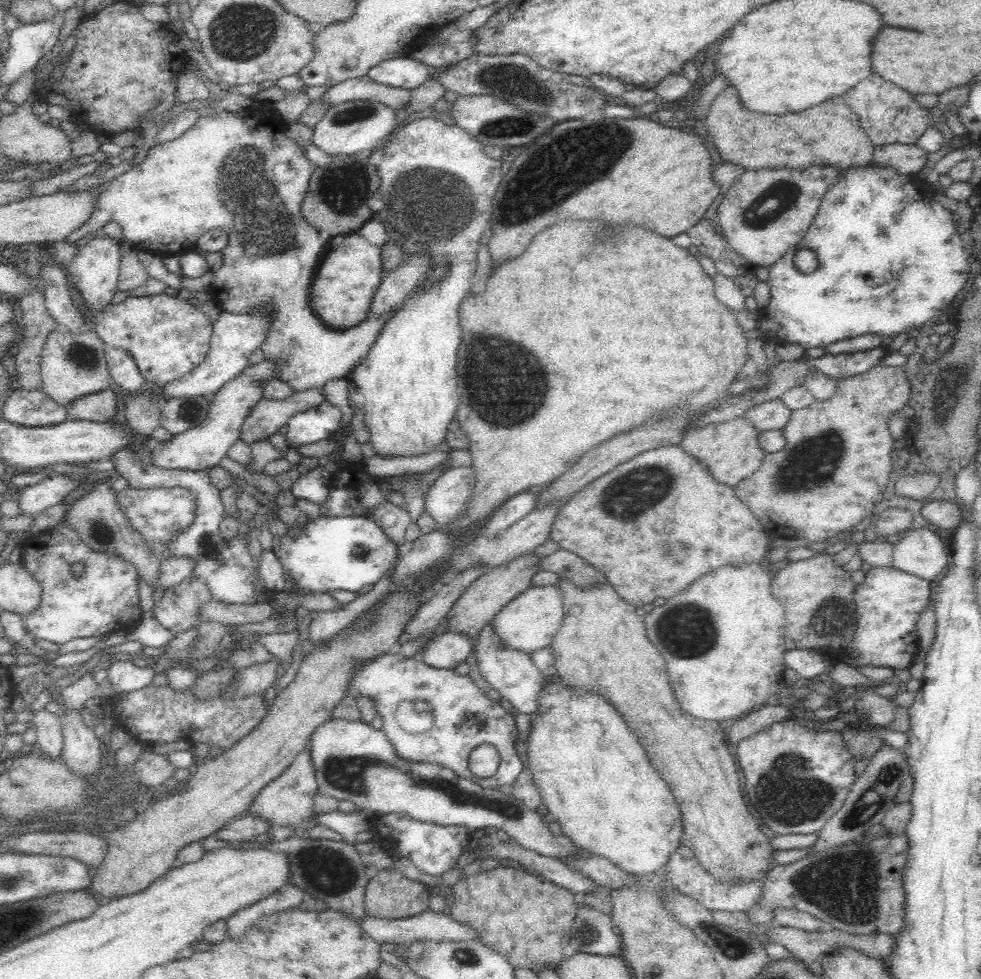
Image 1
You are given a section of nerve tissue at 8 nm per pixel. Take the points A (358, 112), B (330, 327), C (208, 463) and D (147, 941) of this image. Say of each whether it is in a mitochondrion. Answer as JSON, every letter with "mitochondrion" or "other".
{"A":"mitochondrion","B":"other","C":"other","D":"other"}

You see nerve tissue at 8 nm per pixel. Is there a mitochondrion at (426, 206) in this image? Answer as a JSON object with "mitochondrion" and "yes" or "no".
{"mitochondrion":"yes"}

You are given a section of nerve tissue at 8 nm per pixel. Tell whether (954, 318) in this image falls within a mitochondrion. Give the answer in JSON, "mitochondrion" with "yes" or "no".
{"mitochondrion":"no"}

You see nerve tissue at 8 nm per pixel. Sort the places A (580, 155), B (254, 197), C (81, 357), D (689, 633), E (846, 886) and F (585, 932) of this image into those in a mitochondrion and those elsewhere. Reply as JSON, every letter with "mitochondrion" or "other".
{"A":"mitochondrion","B":"mitochondrion","C":"mitochondrion","D":"mitochondrion","E":"mitochondrion","F":"other"}

